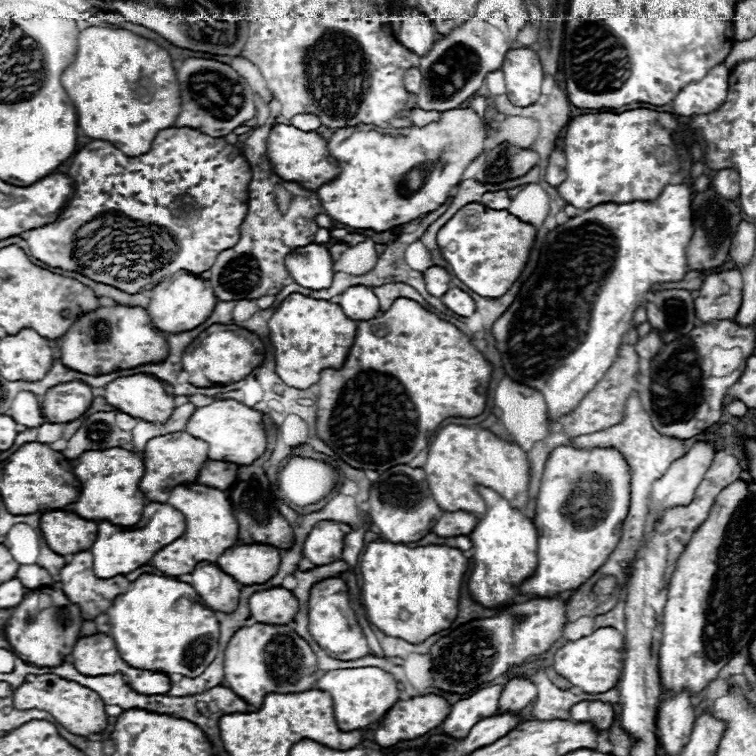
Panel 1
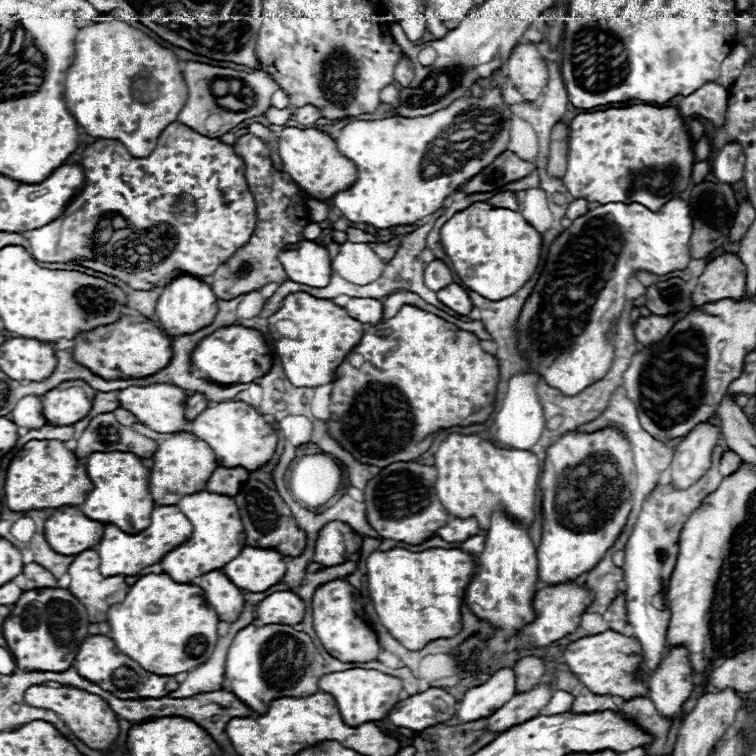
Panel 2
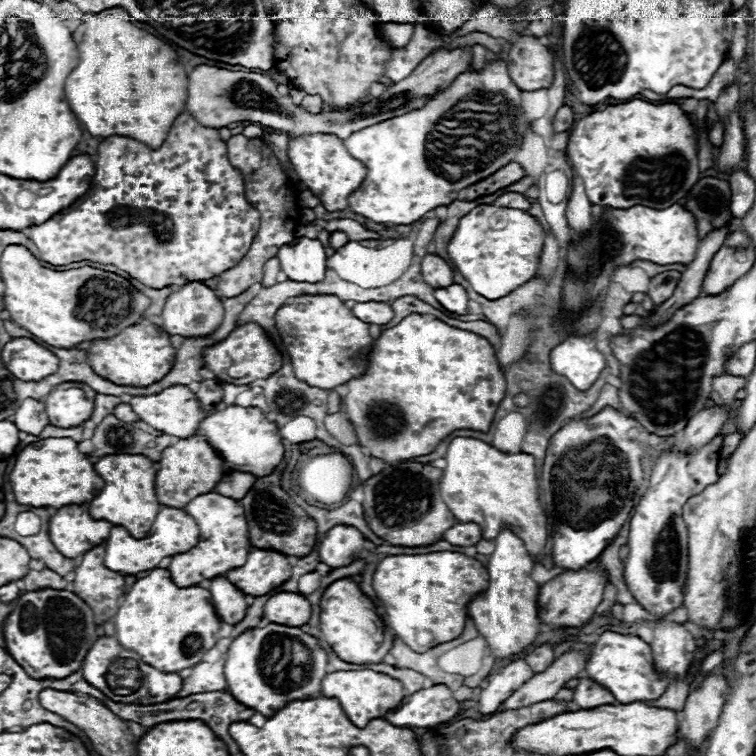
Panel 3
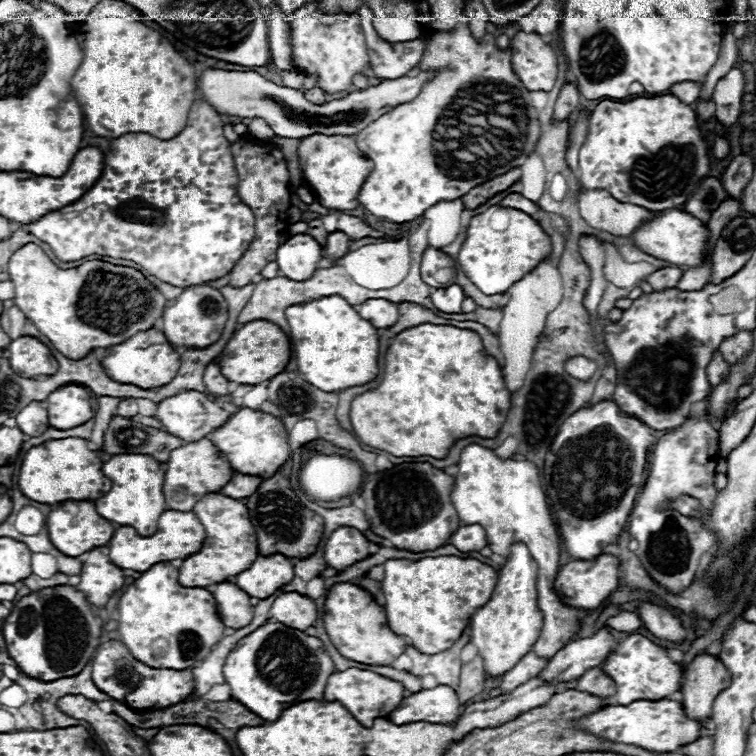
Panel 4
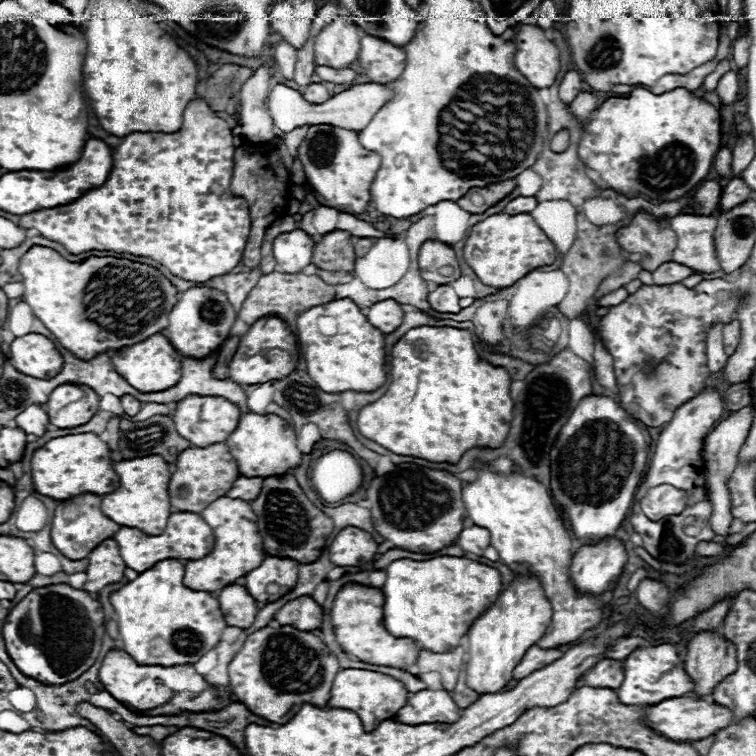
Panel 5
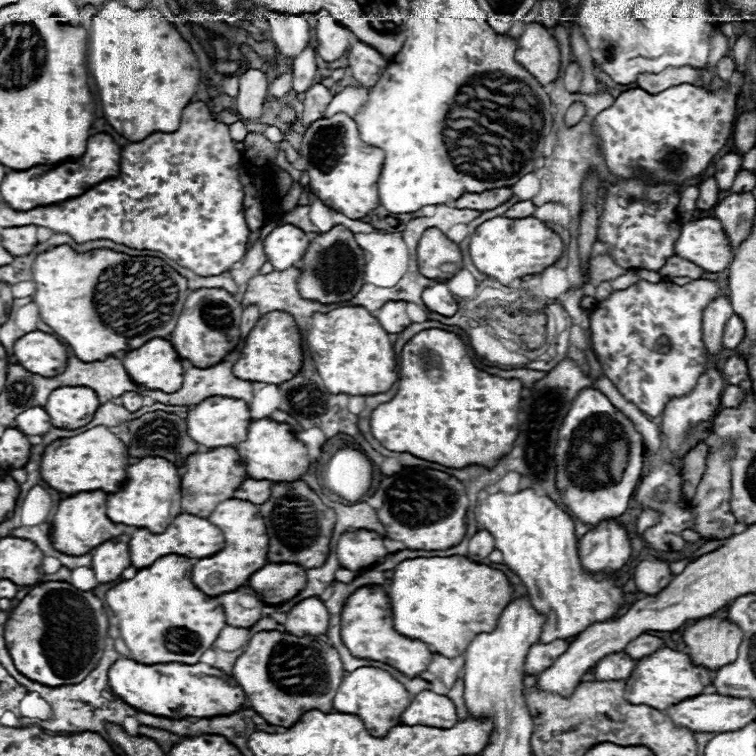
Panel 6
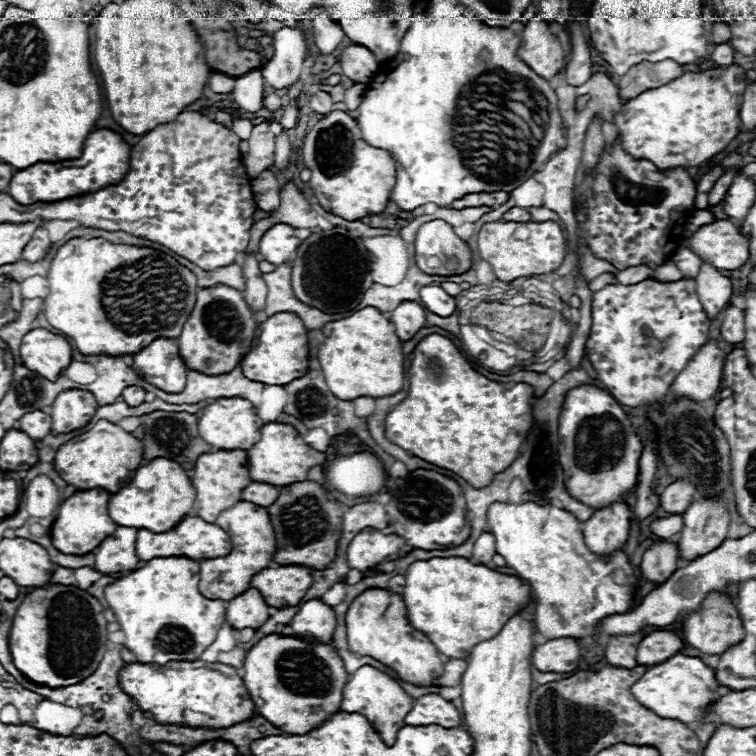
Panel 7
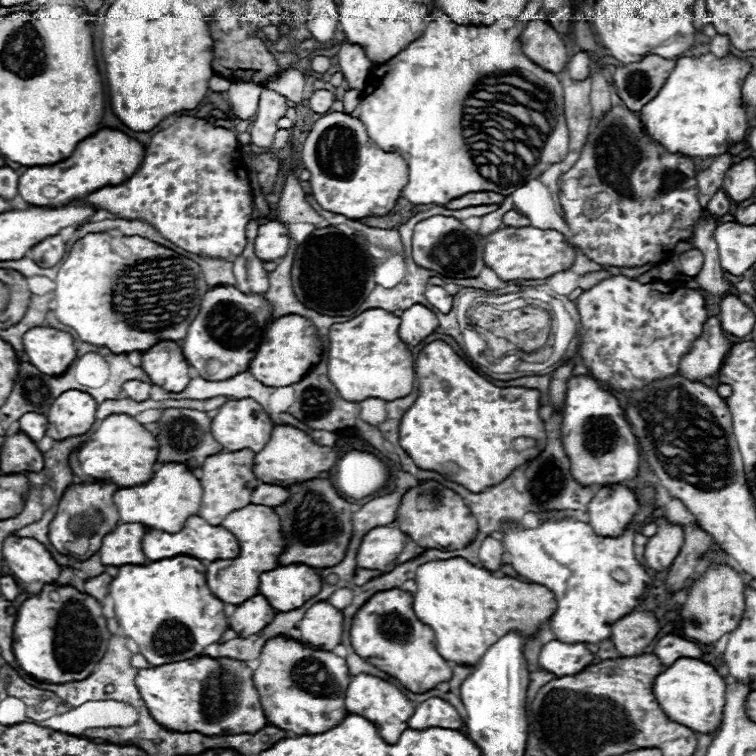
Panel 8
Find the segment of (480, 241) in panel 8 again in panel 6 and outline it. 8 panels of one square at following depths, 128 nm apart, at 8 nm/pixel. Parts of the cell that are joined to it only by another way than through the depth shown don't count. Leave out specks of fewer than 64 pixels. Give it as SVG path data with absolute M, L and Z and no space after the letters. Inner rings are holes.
M430 228L418 242L418 268L426 278L448 280L462 270L462 252L446 234Z

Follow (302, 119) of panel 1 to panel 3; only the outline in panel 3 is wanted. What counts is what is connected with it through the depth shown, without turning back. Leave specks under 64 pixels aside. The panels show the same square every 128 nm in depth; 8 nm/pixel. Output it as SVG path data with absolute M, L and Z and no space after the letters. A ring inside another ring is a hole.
M304 96L302 106L304 106L308 112L312 112L312 114L318 114L320 110L324 110L324 102L322 102L320 96Z

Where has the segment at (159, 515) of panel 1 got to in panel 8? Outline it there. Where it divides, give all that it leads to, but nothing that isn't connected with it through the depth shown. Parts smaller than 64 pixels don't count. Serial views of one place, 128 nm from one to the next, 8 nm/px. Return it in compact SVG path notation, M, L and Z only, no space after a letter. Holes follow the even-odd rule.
M192 516L186 520L180 532L162 532L162 530L148 530L142 538L142 550L146 560L162 560L162 558L172 558L172 556L192 556L202 562L214 562L214 560L224 560L224 558L236 558L240 552L238 540L232 532L224 530L222 526L212 526L200 516Z

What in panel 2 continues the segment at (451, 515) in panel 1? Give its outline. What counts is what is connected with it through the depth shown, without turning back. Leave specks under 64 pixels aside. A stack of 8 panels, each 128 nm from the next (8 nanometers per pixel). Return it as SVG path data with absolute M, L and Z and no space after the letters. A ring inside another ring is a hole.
M452 518L446 526L438 528L436 534L446 542L464 542L470 536L480 534L480 526L476 518Z

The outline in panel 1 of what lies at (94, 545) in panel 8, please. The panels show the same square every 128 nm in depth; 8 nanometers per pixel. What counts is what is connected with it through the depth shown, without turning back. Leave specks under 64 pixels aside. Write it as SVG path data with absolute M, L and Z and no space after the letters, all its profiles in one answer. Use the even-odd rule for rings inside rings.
M52 510L42 514L40 530L50 550L66 556L92 546L98 532L98 522L80 518L70 510Z

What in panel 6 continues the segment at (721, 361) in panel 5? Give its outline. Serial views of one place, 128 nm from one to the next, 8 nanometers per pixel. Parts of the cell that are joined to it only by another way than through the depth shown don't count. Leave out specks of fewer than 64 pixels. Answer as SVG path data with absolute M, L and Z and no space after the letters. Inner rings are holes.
M726 296L716 298L706 310L704 310L704 346L708 354L718 354L722 350L722 332L728 322L728 318L734 314L730 302Z

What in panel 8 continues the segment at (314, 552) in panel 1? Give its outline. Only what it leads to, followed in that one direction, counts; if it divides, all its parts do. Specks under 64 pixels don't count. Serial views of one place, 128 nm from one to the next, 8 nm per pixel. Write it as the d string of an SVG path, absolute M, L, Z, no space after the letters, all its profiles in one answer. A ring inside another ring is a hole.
M380 526L372 528L364 538L356 554L356 566L368 570L388 572L398 564L404 564L416 556L416 544L408 534L398 528Z

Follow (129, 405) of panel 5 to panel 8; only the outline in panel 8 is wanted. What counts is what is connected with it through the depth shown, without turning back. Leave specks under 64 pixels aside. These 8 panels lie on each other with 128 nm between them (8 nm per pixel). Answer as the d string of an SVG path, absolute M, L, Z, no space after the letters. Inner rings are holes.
M132 380L132 382L126 382L126 384L122 386L122 390L124 390L124 394L126 394L128 398L132 398L132 400L136 400L136 402L142 402L142 400L148 398L150 384L140 382L140 380Z

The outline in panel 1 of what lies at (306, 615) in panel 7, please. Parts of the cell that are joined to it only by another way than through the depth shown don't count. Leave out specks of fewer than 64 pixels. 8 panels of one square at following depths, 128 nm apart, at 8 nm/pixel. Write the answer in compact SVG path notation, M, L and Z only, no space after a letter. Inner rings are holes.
M286 588L260 590L248 600L250 620L262 624L288 624L298 612L296 596Z

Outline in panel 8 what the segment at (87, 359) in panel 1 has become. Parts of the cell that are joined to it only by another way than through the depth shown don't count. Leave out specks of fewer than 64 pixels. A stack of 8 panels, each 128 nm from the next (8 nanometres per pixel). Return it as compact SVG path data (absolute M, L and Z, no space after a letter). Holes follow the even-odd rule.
M158 342L152 350L146 350L140 368L150 376L152 384L166 392L182 392L190 382L190 364L176 342Z

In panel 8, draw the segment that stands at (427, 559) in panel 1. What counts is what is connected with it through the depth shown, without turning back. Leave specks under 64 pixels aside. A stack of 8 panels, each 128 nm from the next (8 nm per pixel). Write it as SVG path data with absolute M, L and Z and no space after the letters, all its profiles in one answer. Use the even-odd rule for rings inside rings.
M464 558L426 562L416 568L414 582L416 582L416 592L412 594L412 610L416 618L434 630L436 648L444 660L466 666L474 666L484 656L484 652L510 630L516 630L526 636L534 634L540 628L540 624L546 622L556 610L554 594L548 588L530 582L520 582L510 576L496 578L490 570L478 568Z

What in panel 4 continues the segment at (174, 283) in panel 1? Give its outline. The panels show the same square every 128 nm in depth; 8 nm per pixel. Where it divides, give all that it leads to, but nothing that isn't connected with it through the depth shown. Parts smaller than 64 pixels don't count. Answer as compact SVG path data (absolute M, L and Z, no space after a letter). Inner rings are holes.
M198 284L198 286L188 286L184 292L172 302L170 306L164 308L164 328L162 332L166 334L168 342L172 346L186 346L186 348L206 348L214 344L228 320L228 306L220 290L210 288L208 284Z

